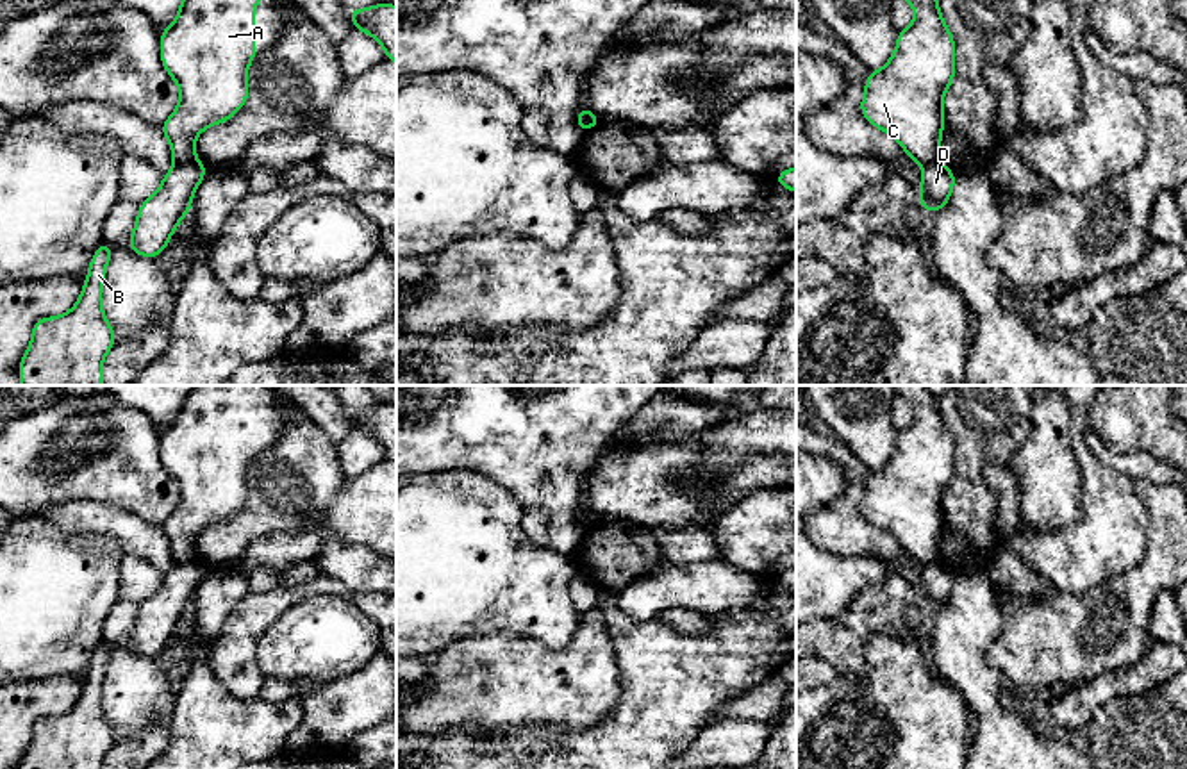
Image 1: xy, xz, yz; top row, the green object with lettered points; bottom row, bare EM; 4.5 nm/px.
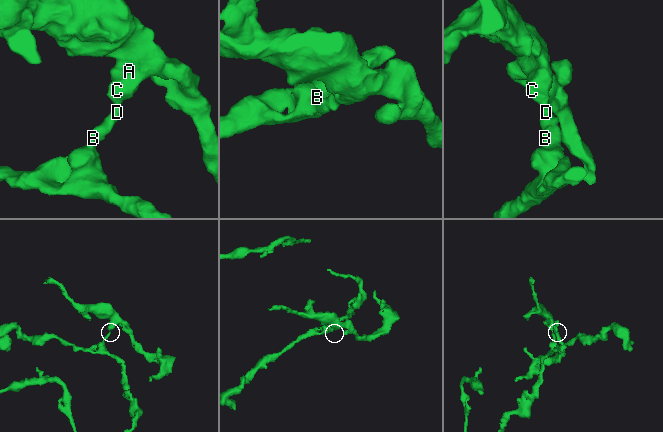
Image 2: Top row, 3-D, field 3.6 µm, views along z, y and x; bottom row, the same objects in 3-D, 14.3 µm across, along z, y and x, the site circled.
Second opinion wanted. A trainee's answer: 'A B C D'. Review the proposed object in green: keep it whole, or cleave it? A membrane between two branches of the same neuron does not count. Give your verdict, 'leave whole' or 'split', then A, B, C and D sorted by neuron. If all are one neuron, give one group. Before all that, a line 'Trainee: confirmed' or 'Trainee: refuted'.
Trainee: refuted
split | A C / B D

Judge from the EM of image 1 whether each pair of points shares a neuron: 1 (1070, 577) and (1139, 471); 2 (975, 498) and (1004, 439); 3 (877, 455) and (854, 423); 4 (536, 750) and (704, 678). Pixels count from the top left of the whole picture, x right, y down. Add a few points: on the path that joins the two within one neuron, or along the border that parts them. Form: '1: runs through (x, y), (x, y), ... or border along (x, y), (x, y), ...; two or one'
1: border along (1098, 457), (1134, 482); two
2: runs through (975, 482), (975, 464), (987, 452); one
3: runs through (875, 448), (861, 430); one
4: runs through (577, 750), (623, 750), (663, 711); one

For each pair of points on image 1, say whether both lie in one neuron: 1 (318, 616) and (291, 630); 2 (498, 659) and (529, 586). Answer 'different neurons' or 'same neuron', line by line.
1: same neuron
2: different neurons

